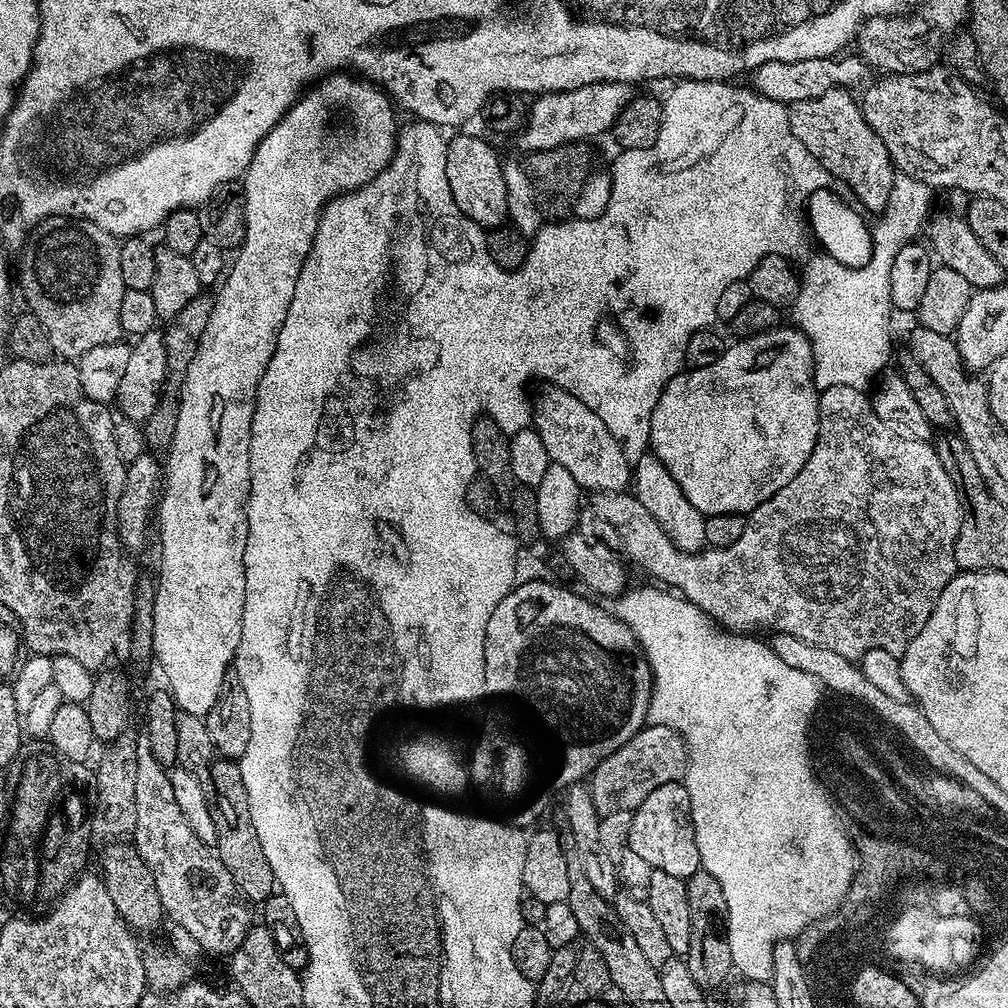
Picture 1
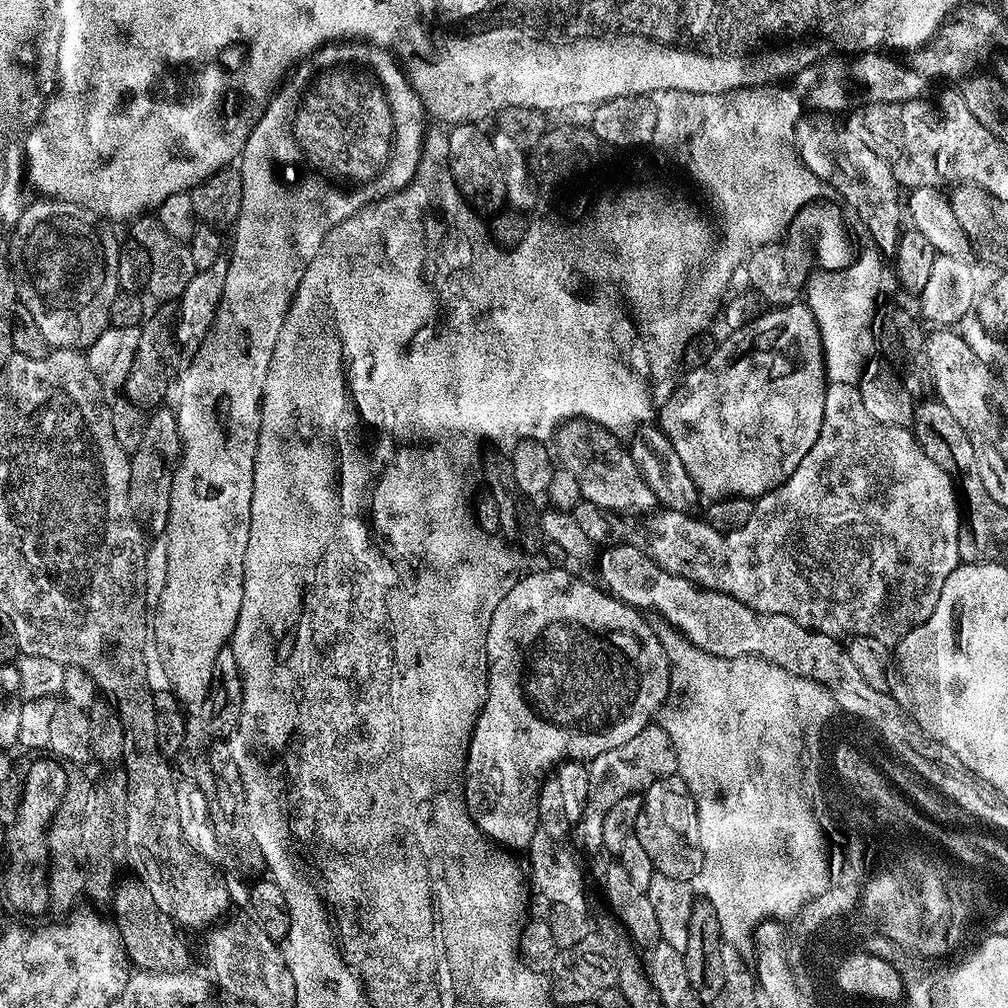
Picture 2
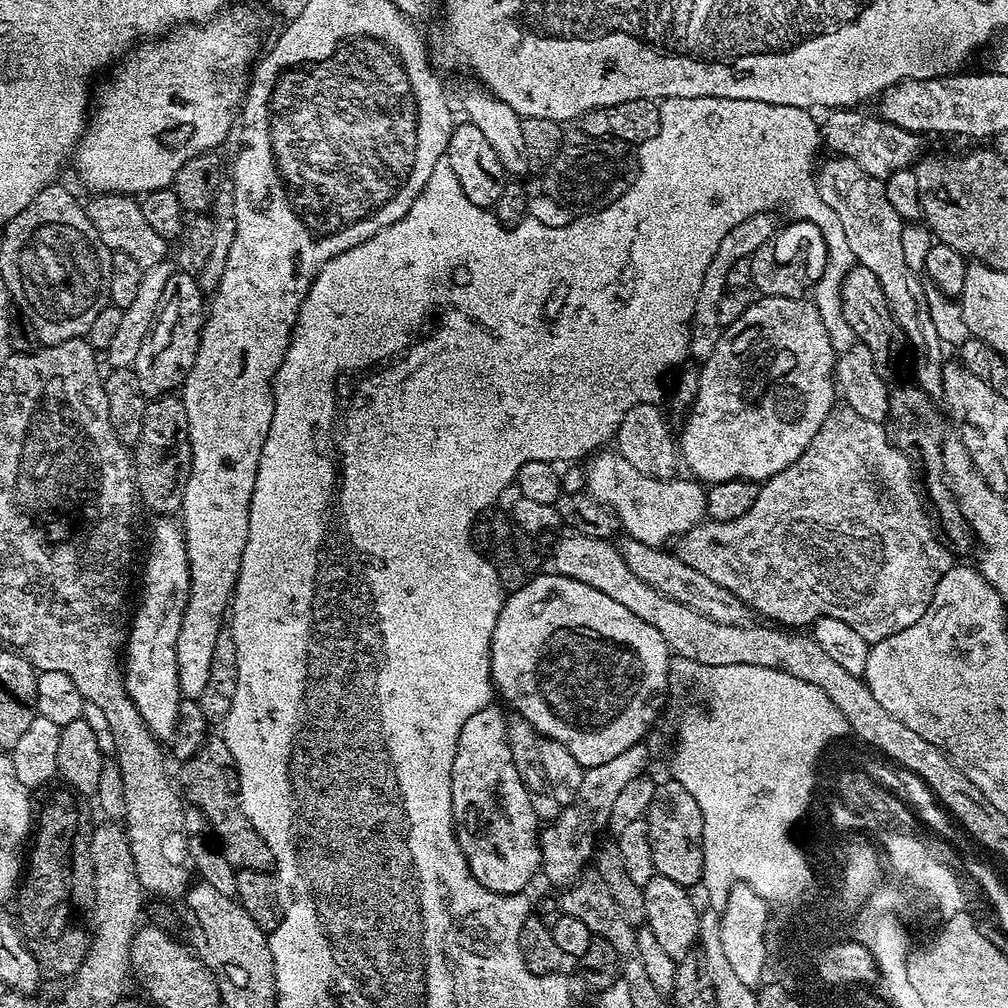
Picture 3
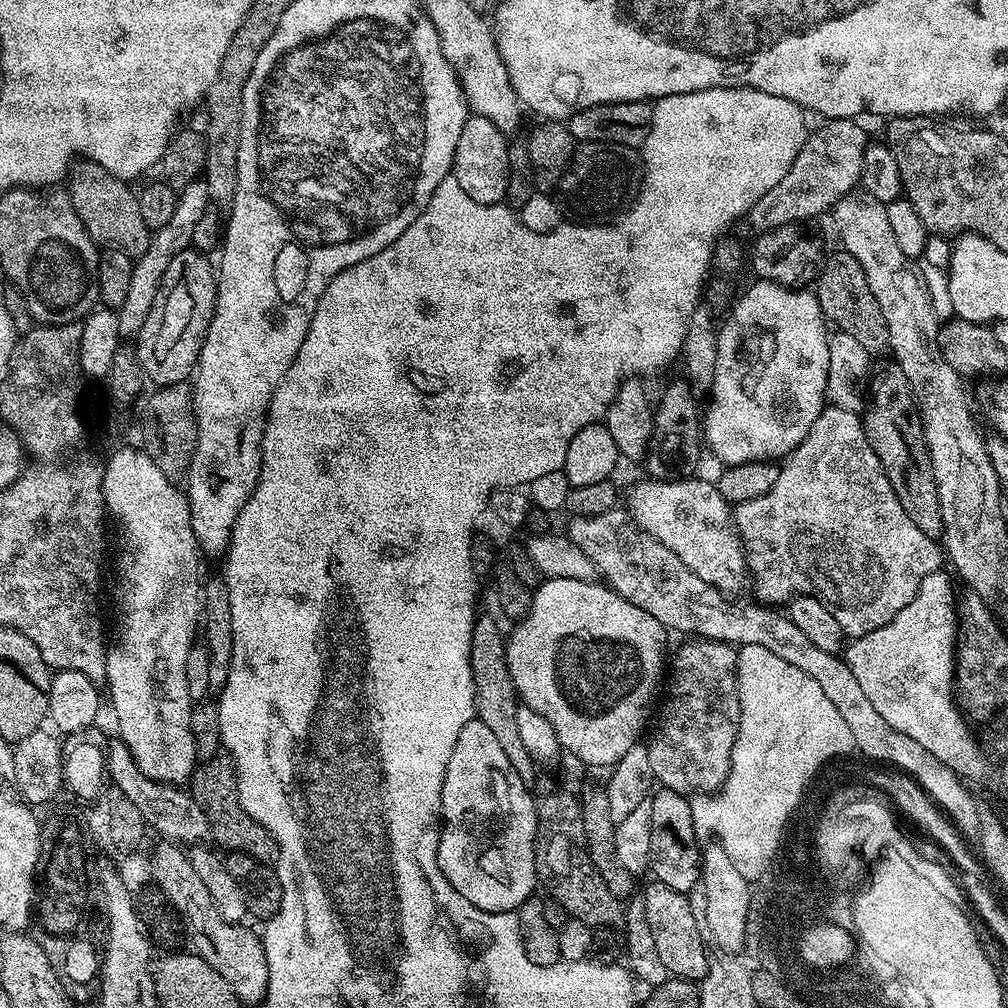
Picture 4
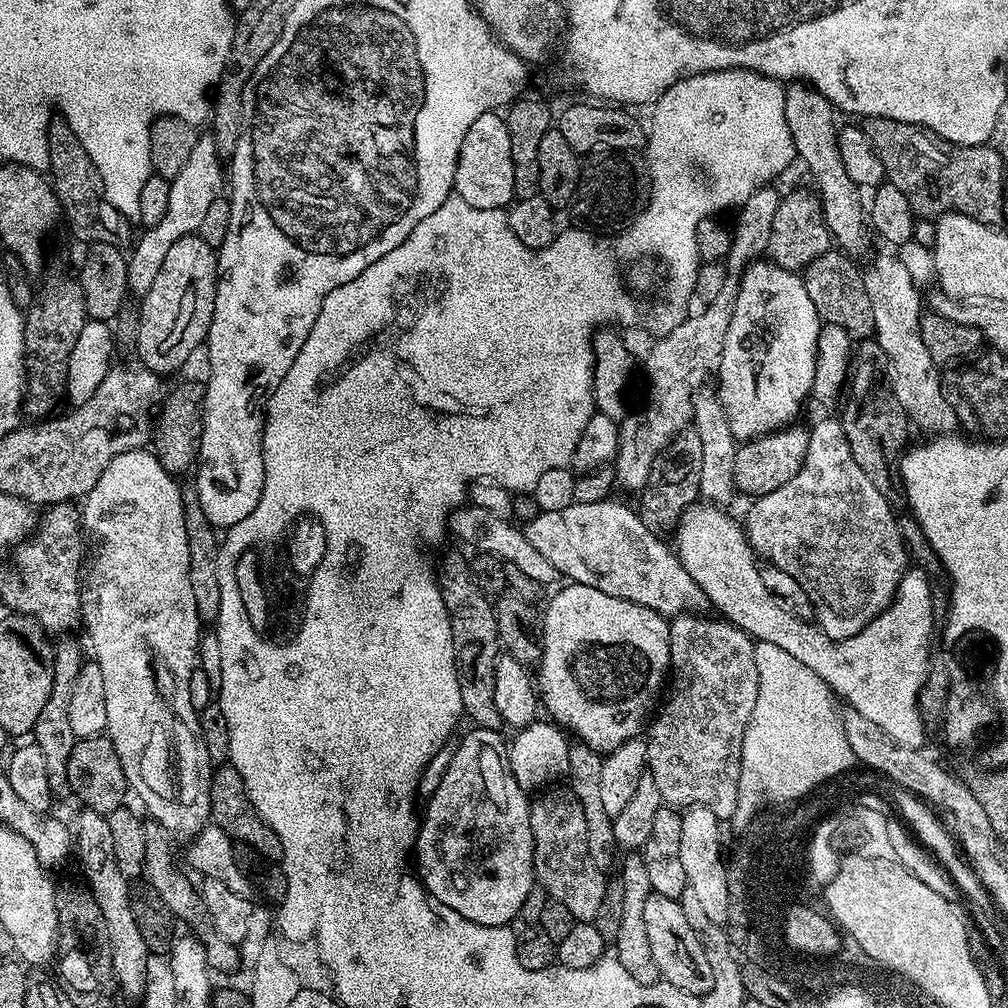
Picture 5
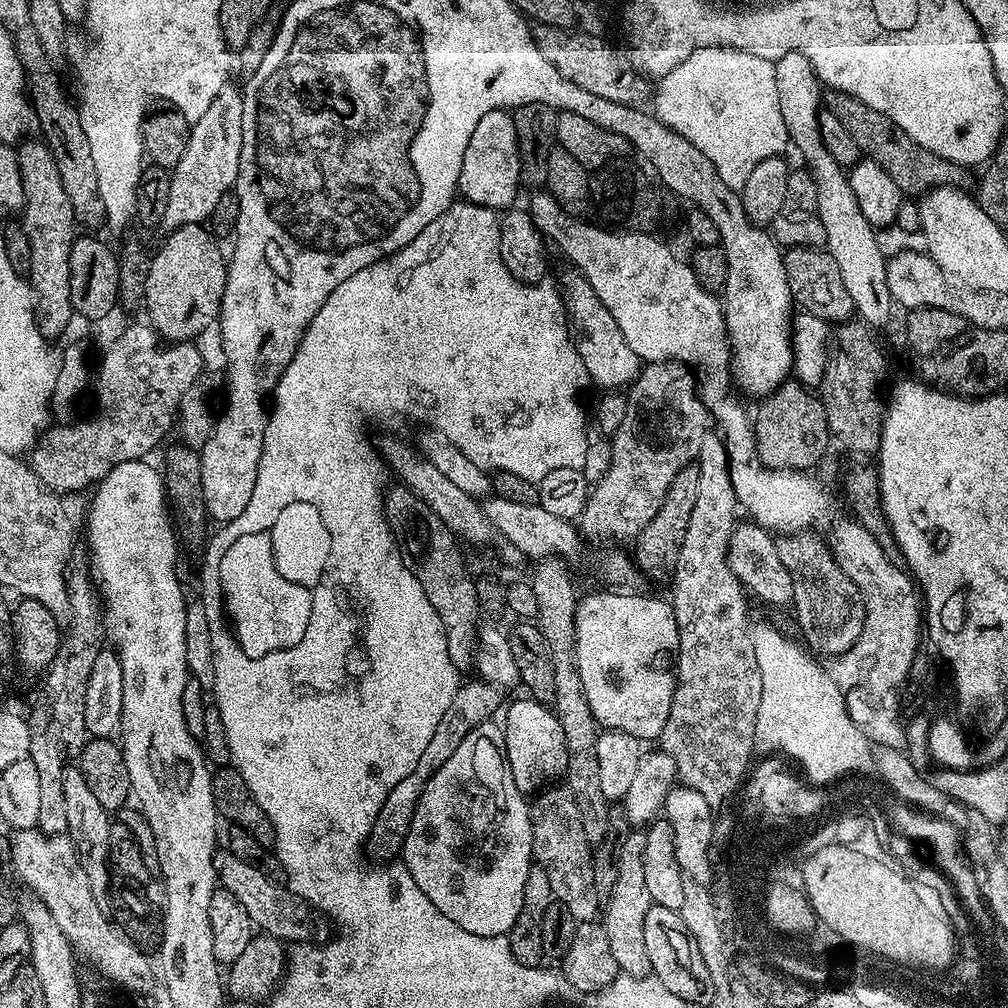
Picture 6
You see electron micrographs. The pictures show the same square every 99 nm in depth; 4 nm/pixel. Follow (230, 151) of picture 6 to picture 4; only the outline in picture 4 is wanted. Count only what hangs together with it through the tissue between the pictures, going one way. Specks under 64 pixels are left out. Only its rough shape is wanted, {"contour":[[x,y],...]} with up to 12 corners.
{"contour":[[204,178],[179,189],[170,222],[135,257],[117,311],[121,337],[140,335],[166,266],[192,247],[209,206]]}

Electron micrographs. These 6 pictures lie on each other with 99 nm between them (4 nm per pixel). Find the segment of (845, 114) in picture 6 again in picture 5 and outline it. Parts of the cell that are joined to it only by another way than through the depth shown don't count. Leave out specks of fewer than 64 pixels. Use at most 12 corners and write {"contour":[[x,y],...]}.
{"contour":[[862,124],[913,213],[999,225],[1004,160],[918,124]]}

